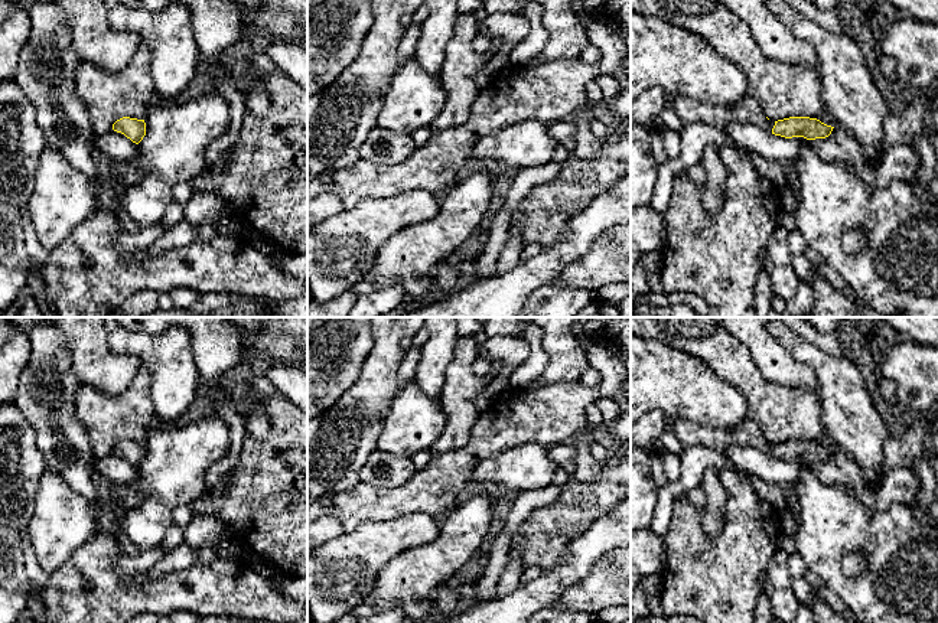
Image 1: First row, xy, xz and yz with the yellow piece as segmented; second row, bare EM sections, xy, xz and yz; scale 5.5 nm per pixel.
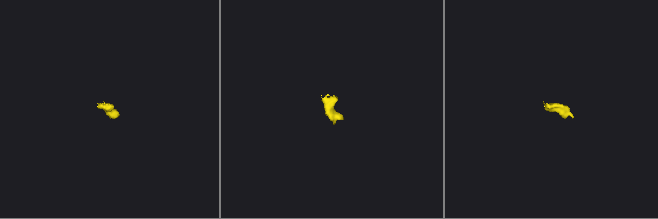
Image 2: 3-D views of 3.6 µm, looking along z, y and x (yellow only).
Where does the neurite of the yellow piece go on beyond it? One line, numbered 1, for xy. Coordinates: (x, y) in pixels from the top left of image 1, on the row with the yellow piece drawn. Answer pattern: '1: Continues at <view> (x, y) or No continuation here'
1: No continuation here

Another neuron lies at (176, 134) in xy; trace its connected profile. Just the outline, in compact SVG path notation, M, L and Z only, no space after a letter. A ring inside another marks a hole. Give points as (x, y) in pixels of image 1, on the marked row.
M218 91L176 104L163 101L144 118L146 136L131 166L144 177L128 186L123 209L141 229L162 219L176 183L193 180L208 166L205 149L229 124L228 101Z

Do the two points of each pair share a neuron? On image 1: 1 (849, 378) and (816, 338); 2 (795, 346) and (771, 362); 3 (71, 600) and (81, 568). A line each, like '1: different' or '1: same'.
1: different
2: different
3: same

